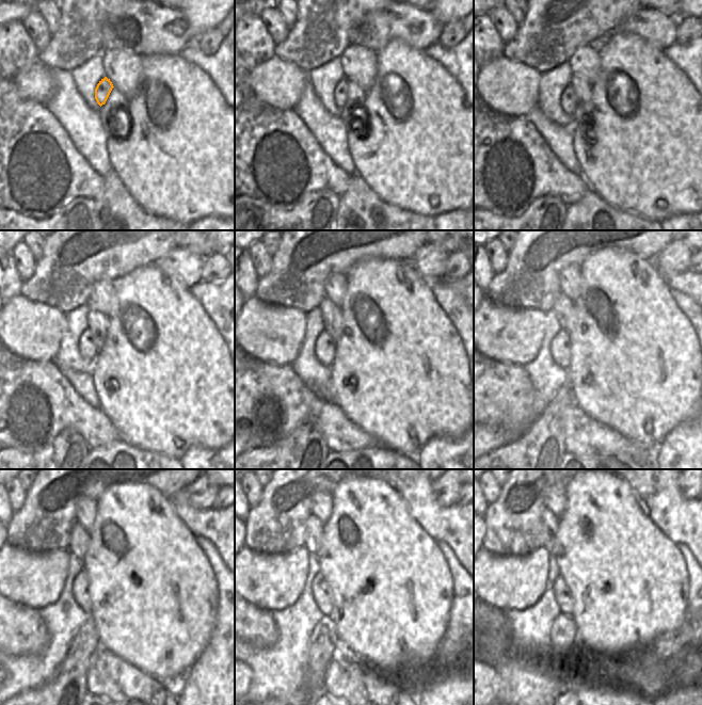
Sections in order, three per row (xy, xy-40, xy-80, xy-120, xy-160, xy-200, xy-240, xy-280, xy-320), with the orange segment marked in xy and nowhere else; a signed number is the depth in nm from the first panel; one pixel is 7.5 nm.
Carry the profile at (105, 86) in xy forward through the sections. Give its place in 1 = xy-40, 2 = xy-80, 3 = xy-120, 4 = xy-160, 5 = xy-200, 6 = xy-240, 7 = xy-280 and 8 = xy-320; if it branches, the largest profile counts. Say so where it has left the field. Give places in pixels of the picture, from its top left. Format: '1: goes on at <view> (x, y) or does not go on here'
1: goes on at xy-40 (341, 87)
2: goes on at xy-80 (569, 101)
3: goes on at xy-120 (86, 345)
4: goes on at xy-160 (324, 348)
5: goes on at xy-200 (560, 347)
6: goes on at xy-240 (80, 588)
7: goes on at xy-280 (321, 592)
8: goes on at xy-320 (562, 594)

